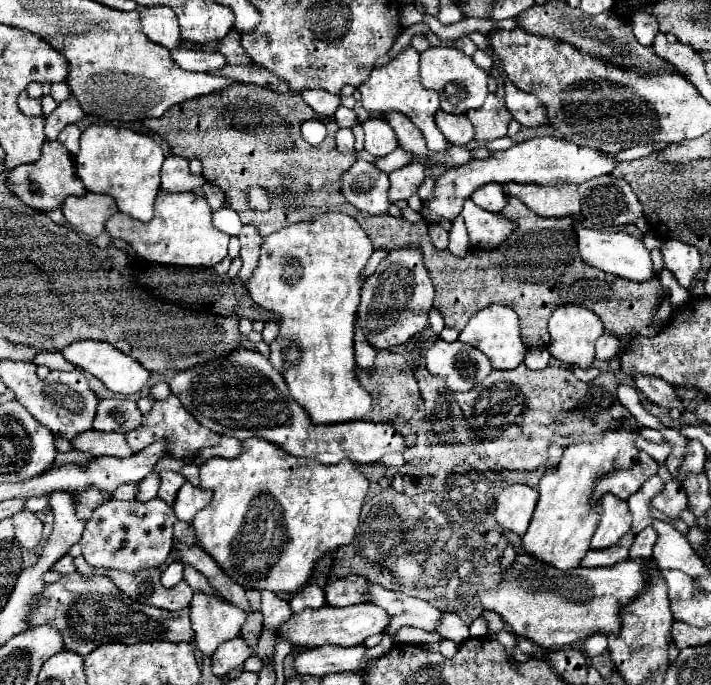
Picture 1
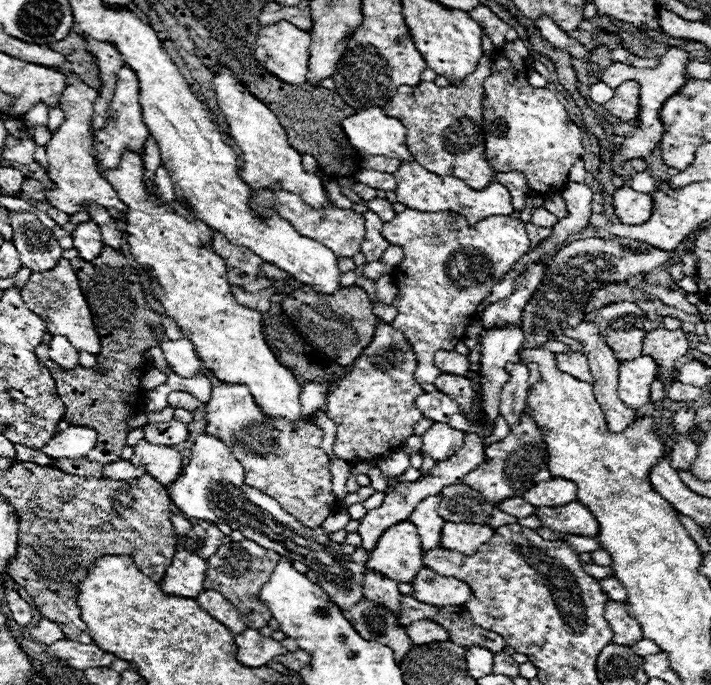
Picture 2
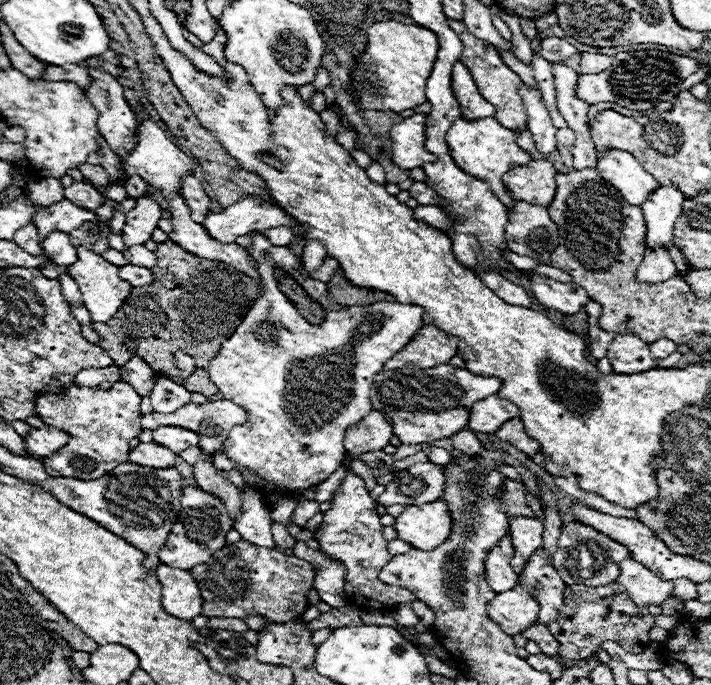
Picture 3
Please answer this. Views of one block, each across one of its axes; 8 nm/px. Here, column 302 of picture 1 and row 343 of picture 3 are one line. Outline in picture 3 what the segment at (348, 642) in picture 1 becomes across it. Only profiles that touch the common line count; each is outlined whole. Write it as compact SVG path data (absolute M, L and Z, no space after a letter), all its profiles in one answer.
M618 334L610 342L608 360L618 374L642 374L656 368L650 346L634 334Z

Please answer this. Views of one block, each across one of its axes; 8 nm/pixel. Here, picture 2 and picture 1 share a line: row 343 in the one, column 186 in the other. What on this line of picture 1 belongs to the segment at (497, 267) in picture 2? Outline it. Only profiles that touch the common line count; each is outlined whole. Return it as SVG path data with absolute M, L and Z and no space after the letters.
M170 396L166 400L156 400L156 404L152 406L152 410L144 416L144 422L138 430L132 430L126 434L126 442L132 448L132 452L140 452L144 446L156 442L156 440L164 440L166 442L166 454L172 458L184 459L194 456L200 448L204 446L214 446L220 442L220 436L214 434L210 428L204 428L178 400L178 396Z

